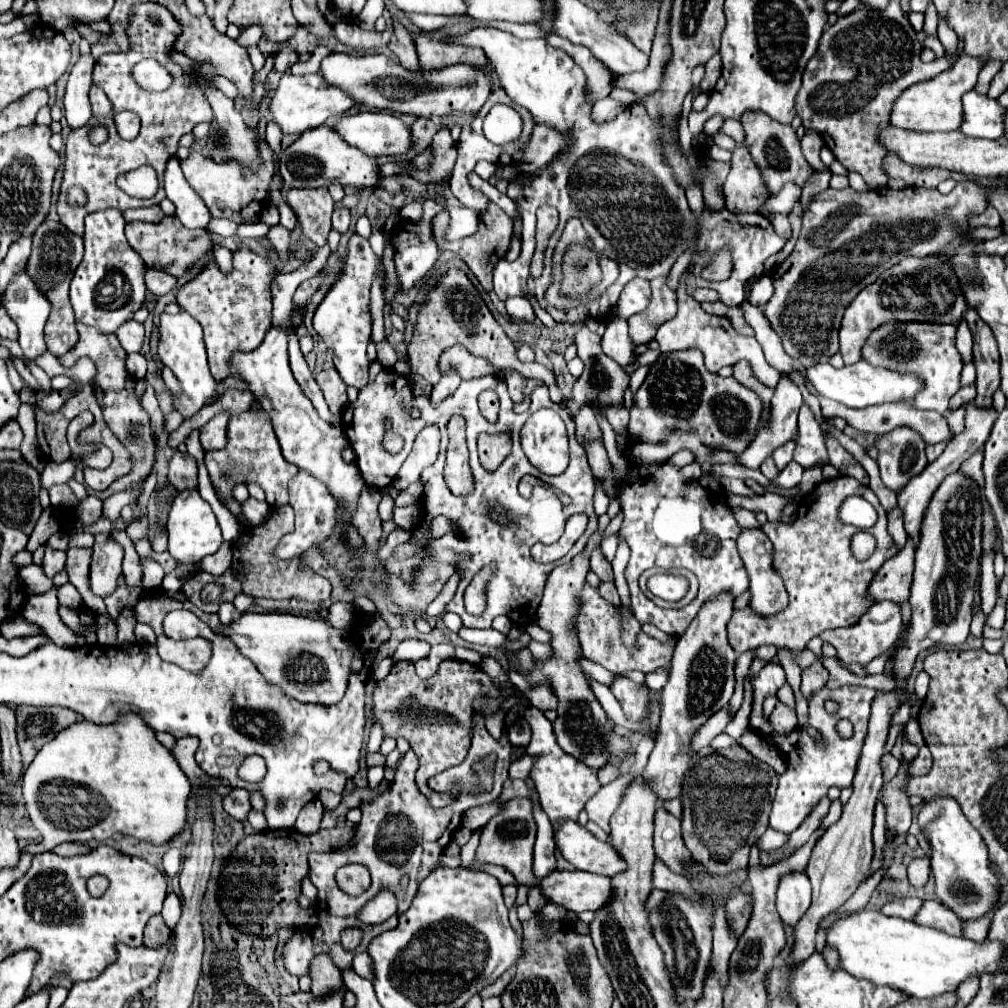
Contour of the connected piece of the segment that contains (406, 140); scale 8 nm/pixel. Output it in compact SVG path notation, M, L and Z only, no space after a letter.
M362 110L356 114L340 114L340 118L334 120L332 128L340 132L340 138L344 138L344 142L352 144L354 148L360 148L360 152L368 156L396 156L396 154L404 154L412 146L408 126L390 112Z

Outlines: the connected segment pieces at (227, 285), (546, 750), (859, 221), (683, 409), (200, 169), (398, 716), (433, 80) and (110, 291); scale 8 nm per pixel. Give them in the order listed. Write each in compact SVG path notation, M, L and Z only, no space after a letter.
M238 248L234 252L234 270L222 274L216 262L204 266L204 270L182 286L176 294L176 302L188 314L192 314L204 328L204 344L208 350L210 372L216 380L230 376L228 360L236 350L254 350L262 344L268 328L272 326L272 296L270 278L274 266L262 256L250 252L248 248Z
M528 708L524 718L528 720L528 724L532 728L532 737L526 747L526 753L538 756L530 776L536 782L536 788L540 792L540 804L542 804L544 812L548 814L550 820L558 820L558 818L576 820L578 814L582 812L584 804L602 788L596 768L588 768L584 762L562 752L562 748L558 746L554 736L551 722L544 718L544 714L538 708Z
M962 180L956 184L956 188L950 192L950 194L940 194L938 190L928 190L928 188L902 188L902 190L892 190L892 188L880 188L880 190L870 190L870 192L856 192L852 188L844 188L844 190L834 190L834 188L828 188L824 192L820 192L818 196L812 198L810 202L810 208L804 212L802 216L802 232L800 232L800 238L794 246L794 252L772 272L774 276L774 296L772 300L766 304L764 308L764 314L768 316L768 320L772 322L774 330L780 334L782 338L782 344L784 344L784 350L788 356L800 360L806 368L812 366L812 364L820 364L820 362L828 362L830 356L834 356L838 352L838 328L840 328L840 320L842 320L842 314L846 310L846 306L854 300L854 296L868 284L872 284L884 270L892 268L894 264L898 264L902 258L906 256L928 256L928 254L934 254L934 252L940 252L944 248L948 248L954 240L956 240L956 232L958 228L970 228L968 224L968 216L972 212L984 212L984 208L988 208L988 196L984 196L984 188L980 188L980 184L976 184L974 180Z
M682 350L660 354L634 396L628 429L640 442L666 442L674 430L696 432L706 446L724 446L734 454L744 452L758 432L764 404L736 378L722 378L704 366L702 352Z
M262 142L260 152L262 152L264 162L256 174L240 168L236 162L216 164L212 158L206 158L196 152L192 152L186 160L180 160L180 166L182 166L184 178L188 180L188 184L196 190L196 194L204 200L204 204L212 210L214 216L224 214L226 218L232 218L232 220L236 220L240 216L242 218L240 222L258 222L258 214L264 208L262 200L268 200L268 182L274 176L272 150Z
M442 660L436 674L428 680L418 678L414 662L396 662L390 674L380 680L372 694L372 720L382 726L384 736L406 738L418 756L416 784L422 792L428 778L464 762L474 732L474 702L500 700L502 688L494 684L480 666L462 660Z
M328 54L320 64L320 76L332 88L348 92L356 104L364 104L376 110L396 110L414 116L426 116L434 124L446 128L470 124L492 88L482 70L466 64L456 64L436 72L408 72L404 66L382 54Z
M120 210L92 212L86 216L84 258L70 284L70 302L76 322L92 326L104 334L114 334L144 304L146 264L138 252L132 252L124 236L124 216Z

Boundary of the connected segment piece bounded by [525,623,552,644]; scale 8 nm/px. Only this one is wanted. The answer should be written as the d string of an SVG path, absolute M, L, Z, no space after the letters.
M532 624L525 628L525 631L530 634L532 639L545 644L550 643L552 638L551 634L540 628L537 624Z

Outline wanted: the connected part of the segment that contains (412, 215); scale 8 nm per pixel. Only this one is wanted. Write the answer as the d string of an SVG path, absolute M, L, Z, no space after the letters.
M412 200L408 202L402 210L400 210L400 218L402 220L418 220L422 216L422 202Z

